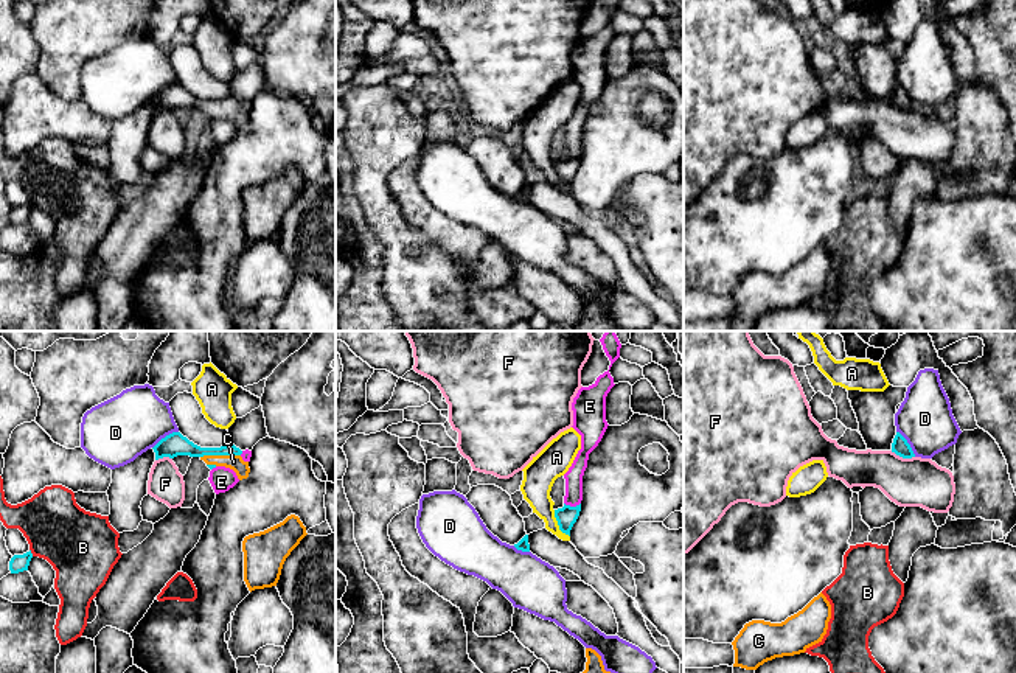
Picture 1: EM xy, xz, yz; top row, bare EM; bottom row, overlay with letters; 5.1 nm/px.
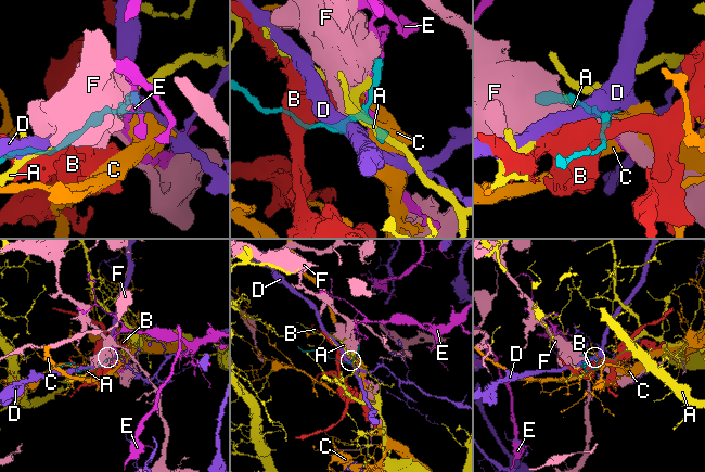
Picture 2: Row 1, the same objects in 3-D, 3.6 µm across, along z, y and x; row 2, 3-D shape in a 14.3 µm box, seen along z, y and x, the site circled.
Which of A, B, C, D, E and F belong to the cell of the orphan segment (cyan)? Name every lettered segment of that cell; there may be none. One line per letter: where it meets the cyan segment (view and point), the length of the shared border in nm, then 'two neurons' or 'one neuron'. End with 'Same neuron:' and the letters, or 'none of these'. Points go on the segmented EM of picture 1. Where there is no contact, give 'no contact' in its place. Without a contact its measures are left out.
A: contact xz (558, 524); length 170 nm; two neurons
B: contact xy (30, 552); length 40 nm; two neurons
C: contact xy (219, 454); length 200 nm; one neuron
D: contact yz (908, 443); length 170 nm; two neurons
E: contact xz (572, 507); length 90 nm; two neurons
F: contact yz (903, 457); length 130 nm; two neurons
Same neuron: C

